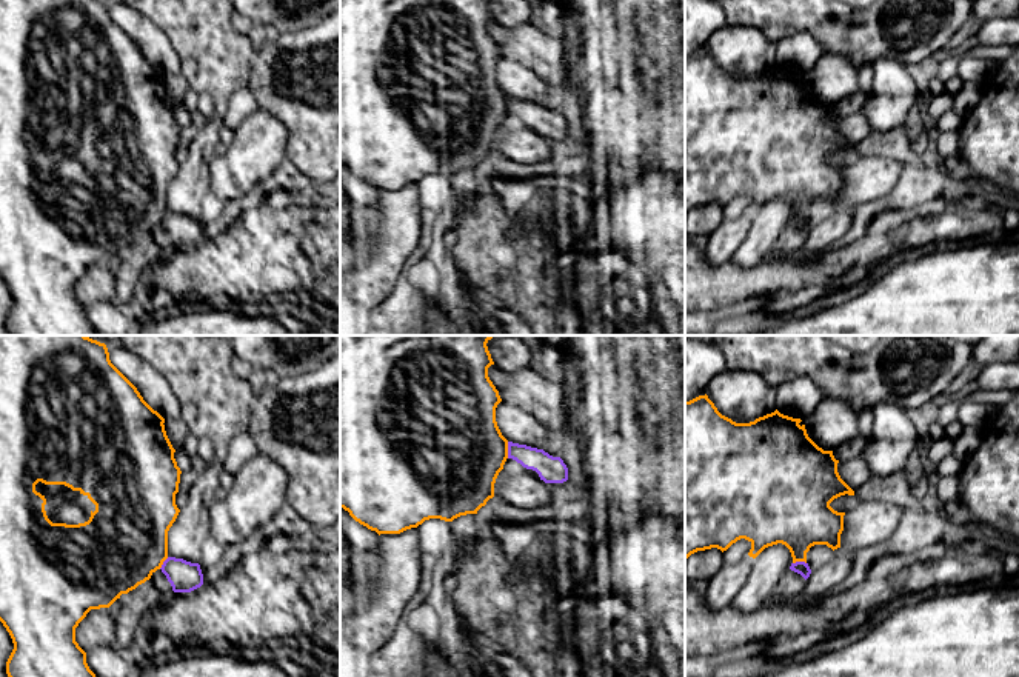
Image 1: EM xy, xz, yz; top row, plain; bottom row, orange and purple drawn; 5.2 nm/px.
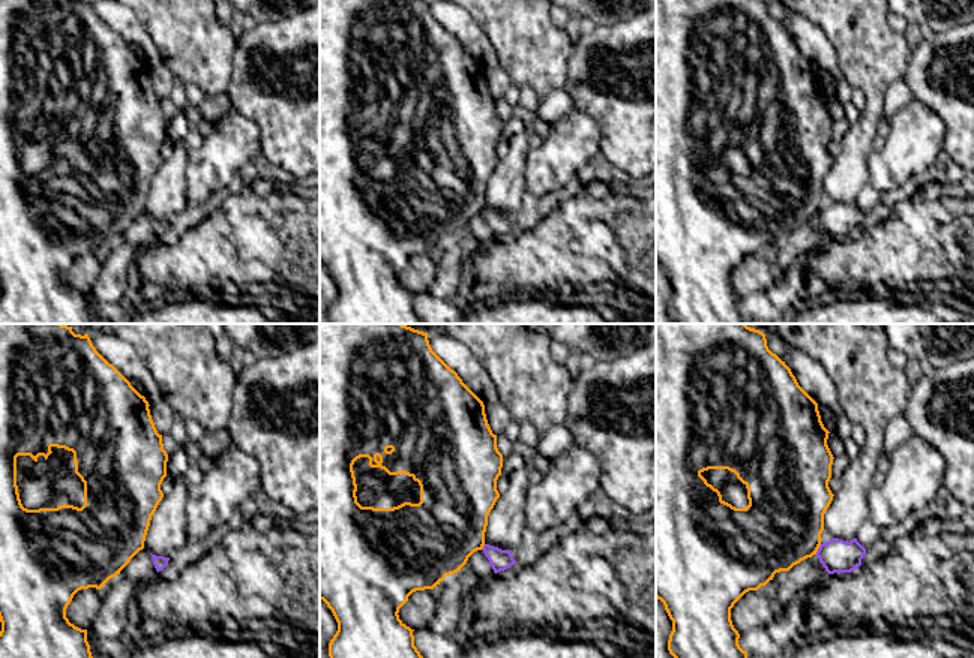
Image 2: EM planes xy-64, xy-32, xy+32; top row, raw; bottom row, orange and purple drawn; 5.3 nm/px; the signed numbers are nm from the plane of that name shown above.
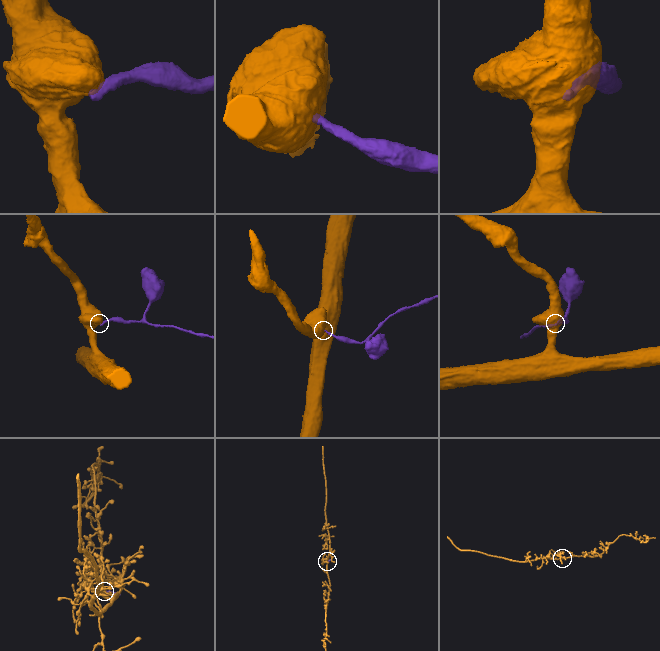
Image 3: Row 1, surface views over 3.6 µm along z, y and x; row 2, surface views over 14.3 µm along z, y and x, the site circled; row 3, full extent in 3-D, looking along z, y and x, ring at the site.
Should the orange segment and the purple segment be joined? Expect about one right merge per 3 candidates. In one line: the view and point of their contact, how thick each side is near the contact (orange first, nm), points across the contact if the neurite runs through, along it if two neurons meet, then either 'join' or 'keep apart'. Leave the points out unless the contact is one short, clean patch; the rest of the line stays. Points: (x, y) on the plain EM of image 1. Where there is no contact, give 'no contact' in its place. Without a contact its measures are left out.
contact xz (507, 105); calibres 480 and 140 nm; border xz (507, 97), (508, 113); keep apart

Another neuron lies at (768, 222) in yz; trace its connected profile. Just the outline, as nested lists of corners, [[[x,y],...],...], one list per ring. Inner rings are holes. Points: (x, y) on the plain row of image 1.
[[[782,200],[765,203],[756,214],[751,228],[731,257],[731,263],[739,268],[751,268],[771,257],[774,243],[785,225],[800,229],[805,235],[811,225],[805,217],[793,217],[790,205]]]

